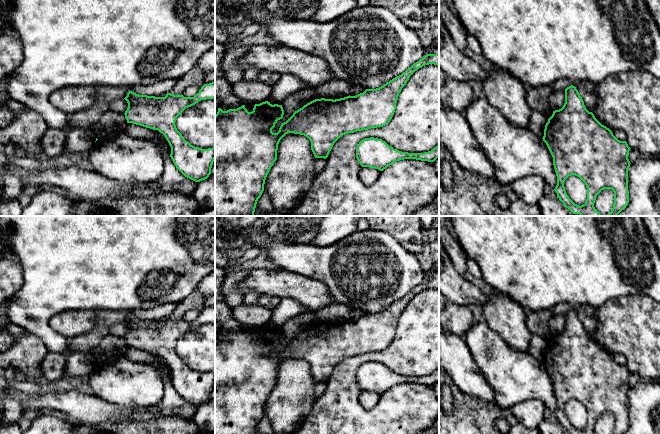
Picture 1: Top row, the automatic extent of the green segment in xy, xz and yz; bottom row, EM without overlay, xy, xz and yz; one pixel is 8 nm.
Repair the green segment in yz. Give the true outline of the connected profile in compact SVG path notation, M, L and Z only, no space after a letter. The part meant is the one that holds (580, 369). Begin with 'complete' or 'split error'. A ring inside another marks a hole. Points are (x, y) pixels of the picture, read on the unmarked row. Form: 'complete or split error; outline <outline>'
complete; outline M575 310L565 313L565 327L559 334L553 335L552 340L545 349L543 365L546 367L552 381L557 400L555 415L557 422L569 434L596 434L594 427L597 419L604 413L612 413L614 416L614 428L612 434L624 434L629 427L628 415L628 383L630 371L626 365L618 364L612 355L602 349L589 336L582 321ZM571 400L579 401L586 409L586 426L579 430L567 419L564 406Z

